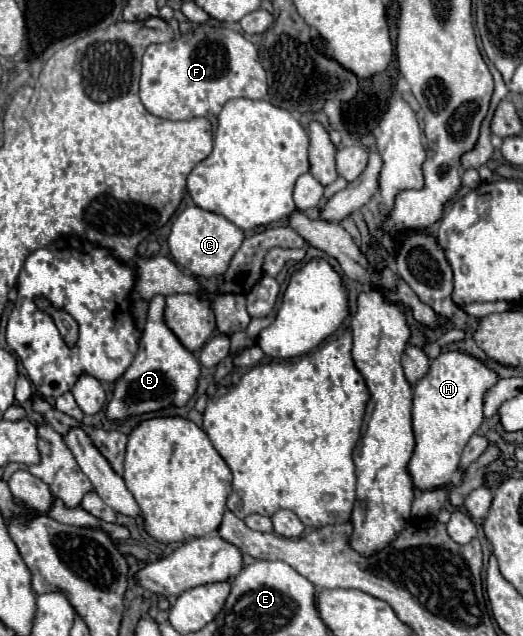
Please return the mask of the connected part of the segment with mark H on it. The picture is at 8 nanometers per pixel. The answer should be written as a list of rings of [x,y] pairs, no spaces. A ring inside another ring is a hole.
[[[461,350],[441,352],[431,362],[429,372],[417,382],[413,392],[413,432],[417,446],[409,462],[409,474],[415,488],[431,490],[461,482],[459,456],[483,422],[485,392],[497,382],[499,374],[495,370]]]

